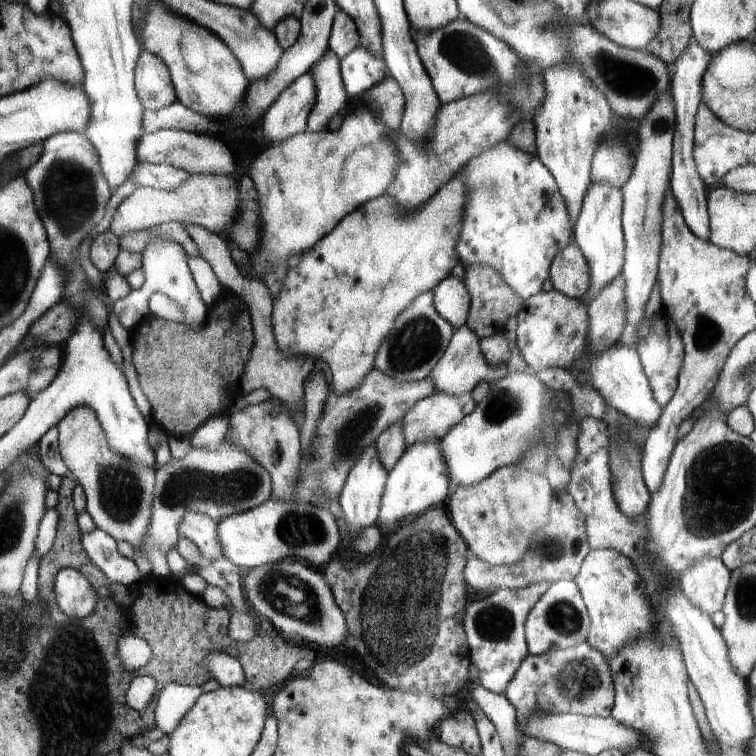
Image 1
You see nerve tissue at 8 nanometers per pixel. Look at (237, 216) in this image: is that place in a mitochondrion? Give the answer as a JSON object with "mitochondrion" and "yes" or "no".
{"mitochondrion":"no"}

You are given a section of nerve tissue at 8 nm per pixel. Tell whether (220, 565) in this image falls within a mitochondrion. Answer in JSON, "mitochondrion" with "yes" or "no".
{"mitochondrion":"no"}

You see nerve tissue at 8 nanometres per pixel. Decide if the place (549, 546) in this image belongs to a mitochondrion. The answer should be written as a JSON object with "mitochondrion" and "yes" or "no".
{"mitochondrion":"yes"}

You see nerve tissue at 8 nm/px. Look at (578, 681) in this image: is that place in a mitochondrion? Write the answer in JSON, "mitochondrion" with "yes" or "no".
{"mitochondrion":"yes"}

